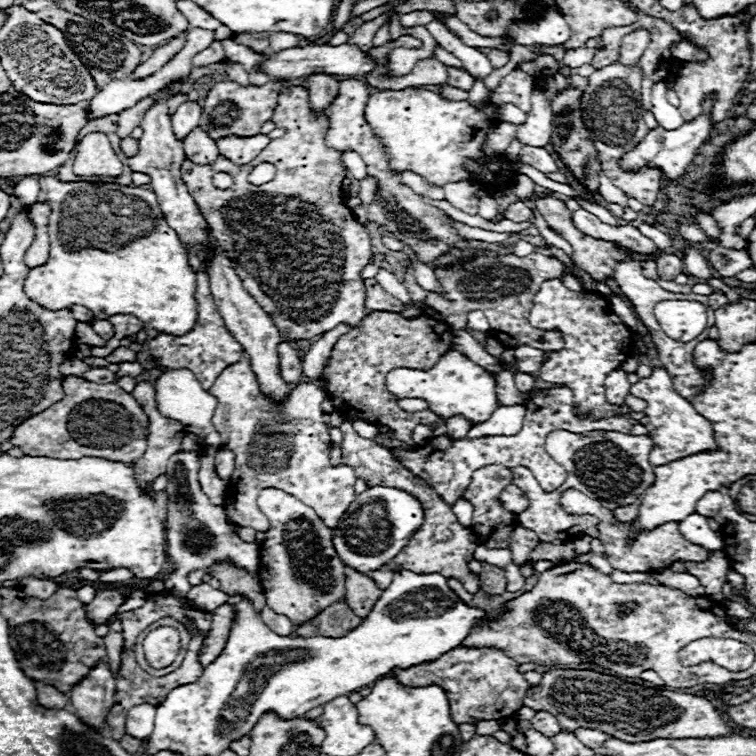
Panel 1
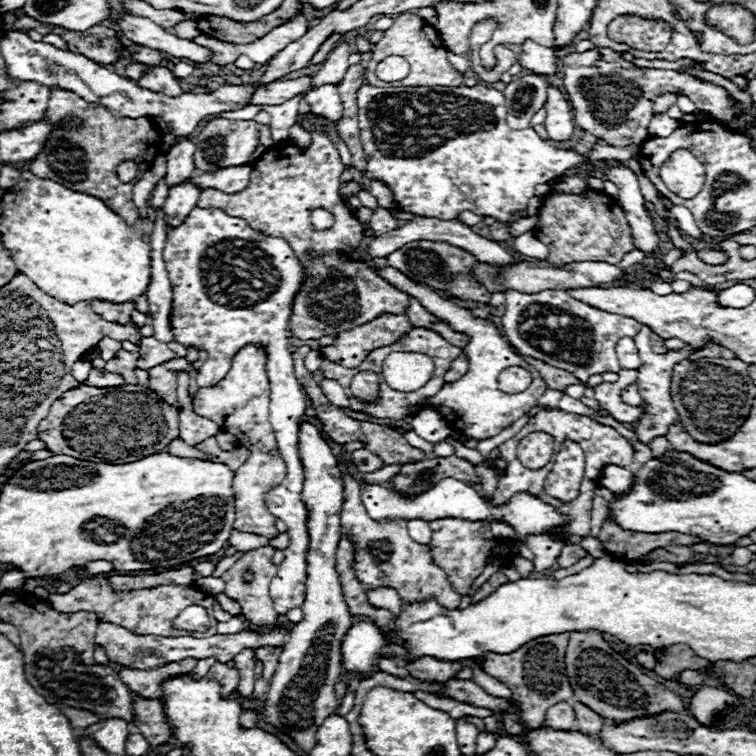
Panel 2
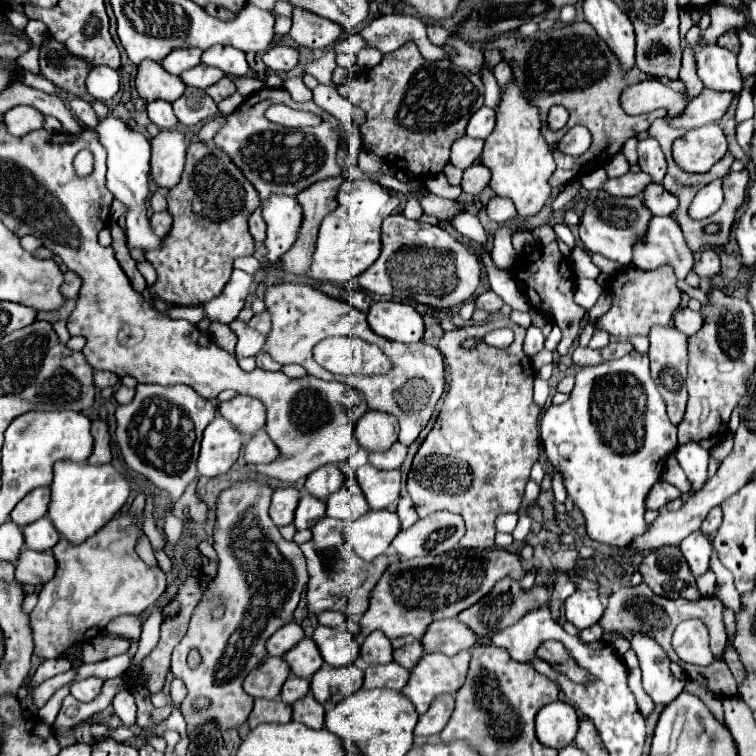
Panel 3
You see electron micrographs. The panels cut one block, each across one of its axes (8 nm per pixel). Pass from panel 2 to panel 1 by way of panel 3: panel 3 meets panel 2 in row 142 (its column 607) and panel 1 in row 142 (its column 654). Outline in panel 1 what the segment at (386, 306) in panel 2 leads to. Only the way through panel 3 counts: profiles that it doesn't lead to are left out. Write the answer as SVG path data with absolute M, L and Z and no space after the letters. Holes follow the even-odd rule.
M302 86L286 88L278 96L272 122L278 128L286 128L286 134L270 140L270 144L250 164L238 166L220 154L214 164L204 166L184 160L180 172L188 192L194 196L202 216L206 218L212 236L232 260L244 288L250 292L250 296L254 296L254 300L258 300L258 304L262 304L262 310L270 314L280 336L308 340L332 330L340 322L356 326L360 324L362 316L368 314L364 308L364 280L360 270L368 264L368 260L372 260L374 252L368 232L354 220L352 210L342 202L342 180L346 178L346 168L340 160L340 152L328 148L324 142L328 132L328 116L316 118L310 112L308 90ZM260 162L272 162L276 166L276 176L268 184L254 186L246 182L246 174L250 172L252 164L256 166ZM216 172L230 174L234 184L226 190L216 188L212 184L212 176Z

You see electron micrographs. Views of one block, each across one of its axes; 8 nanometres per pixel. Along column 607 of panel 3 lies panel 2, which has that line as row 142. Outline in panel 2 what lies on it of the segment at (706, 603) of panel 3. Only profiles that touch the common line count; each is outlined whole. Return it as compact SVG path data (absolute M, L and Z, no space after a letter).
M592 48L586 52L566 54L562 60L560 72L564 74L564 82L568 86L566 92L570 96L570 104L574 106L576 124L582 130L592 132L594 136L606 140L610 146L628 146L640 144L648 136L648 124L652 120L652 104L656 96L674 92L686 94L698 110L710 112L712 116L730 120L734 118L736 126L746 126L746 116L742 112L734 112L734 106L728 98L728 92L722 86L706 84L688 74L680 74L674 70L648 70L636 68L632 62L624 60L618 52L610 48Z

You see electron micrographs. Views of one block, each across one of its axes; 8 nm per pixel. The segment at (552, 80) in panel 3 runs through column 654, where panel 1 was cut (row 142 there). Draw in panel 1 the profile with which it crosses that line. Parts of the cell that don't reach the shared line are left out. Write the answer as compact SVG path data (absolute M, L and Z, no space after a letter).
M106 116L106 118L90 120L90 122L82 128L78 140L82 140L82 136L86 136L86 134L90 134L90 132L106 132L106 136L110 138L114 152L125 165L127 157L122 150L120 150L120 138L118 138L118 134L116 134L116 128L118 128L118 116Z

